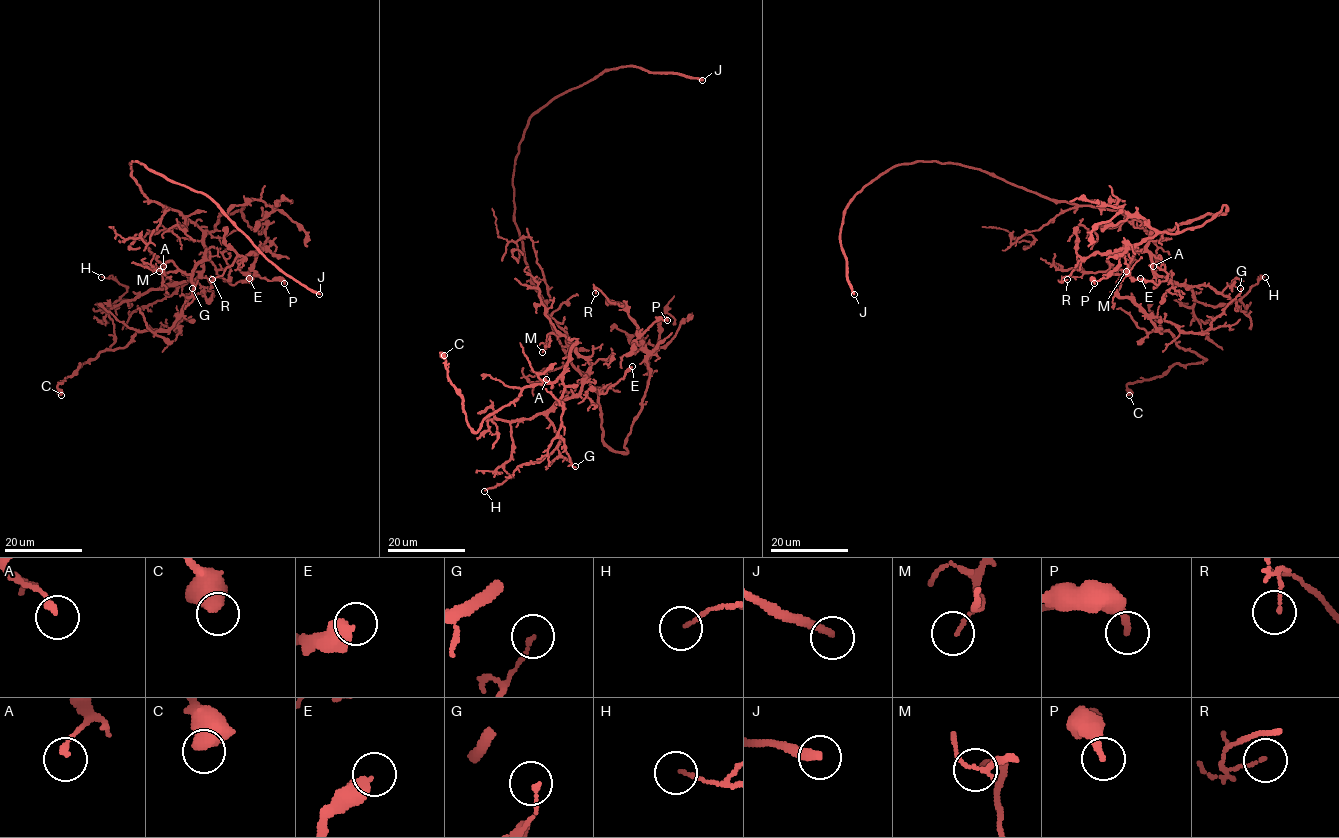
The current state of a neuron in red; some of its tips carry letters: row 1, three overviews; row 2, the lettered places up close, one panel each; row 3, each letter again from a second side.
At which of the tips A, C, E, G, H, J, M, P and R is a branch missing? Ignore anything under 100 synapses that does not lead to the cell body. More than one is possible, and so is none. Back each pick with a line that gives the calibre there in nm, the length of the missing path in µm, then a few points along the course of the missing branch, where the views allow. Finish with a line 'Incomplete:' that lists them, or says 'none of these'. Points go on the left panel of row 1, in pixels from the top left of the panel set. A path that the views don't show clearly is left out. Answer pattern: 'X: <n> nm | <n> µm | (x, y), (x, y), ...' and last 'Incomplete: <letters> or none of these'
J: 280 nm | 10 µm | (319, 294), (348, 300), (349, 304)
Incomplete: J

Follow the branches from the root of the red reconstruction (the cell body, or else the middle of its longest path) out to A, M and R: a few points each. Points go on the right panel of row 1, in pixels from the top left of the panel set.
A: (1080, 205), (1125, 213), (1134, 227), (1150, 233), (1157, 247), (1153, 266)
M: (1080, 205), (1125, 213), (1150, 230), (1149, 242), (1121, 274), (1111, 273), (1107, 261), (1115, 269), (1126, 271)
R: (1080, 205), (1116, 210), (1161, 232), (1226, 208), (1180, 232), (1078, 256), (1061, 278), (1067, 279)

